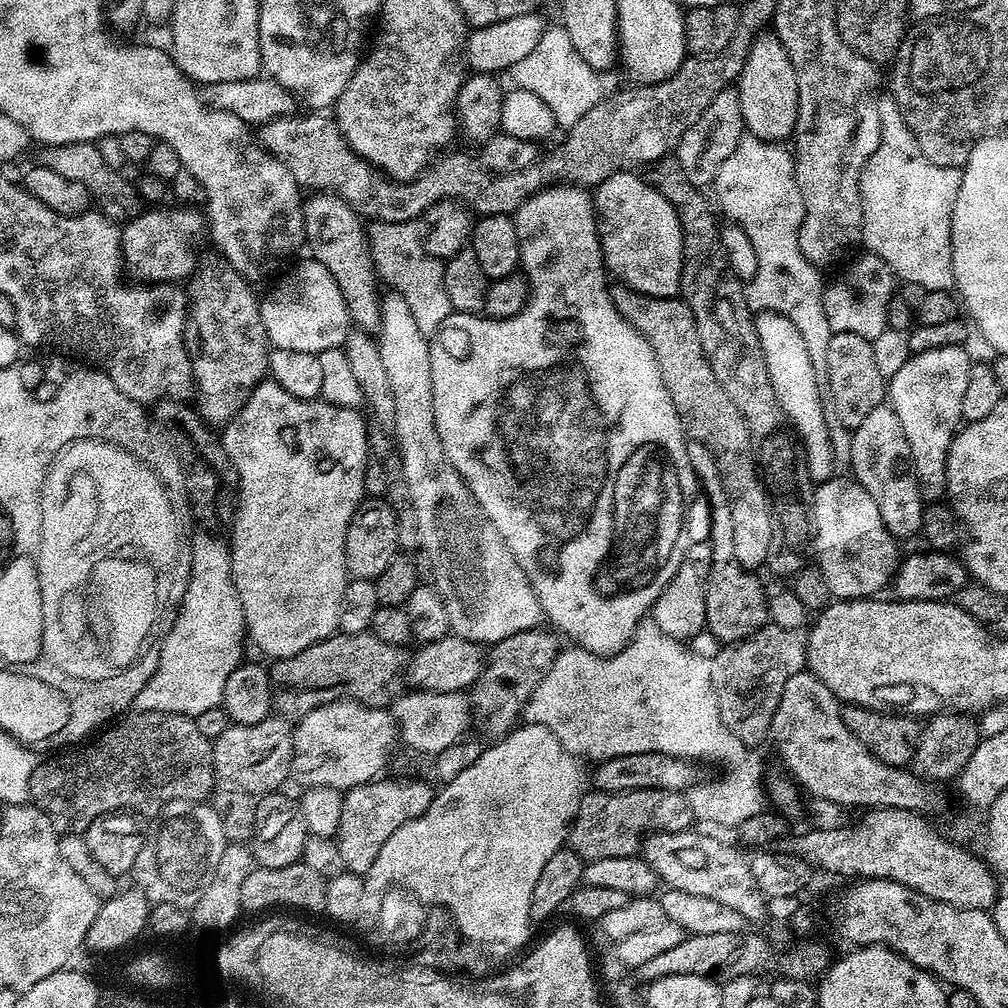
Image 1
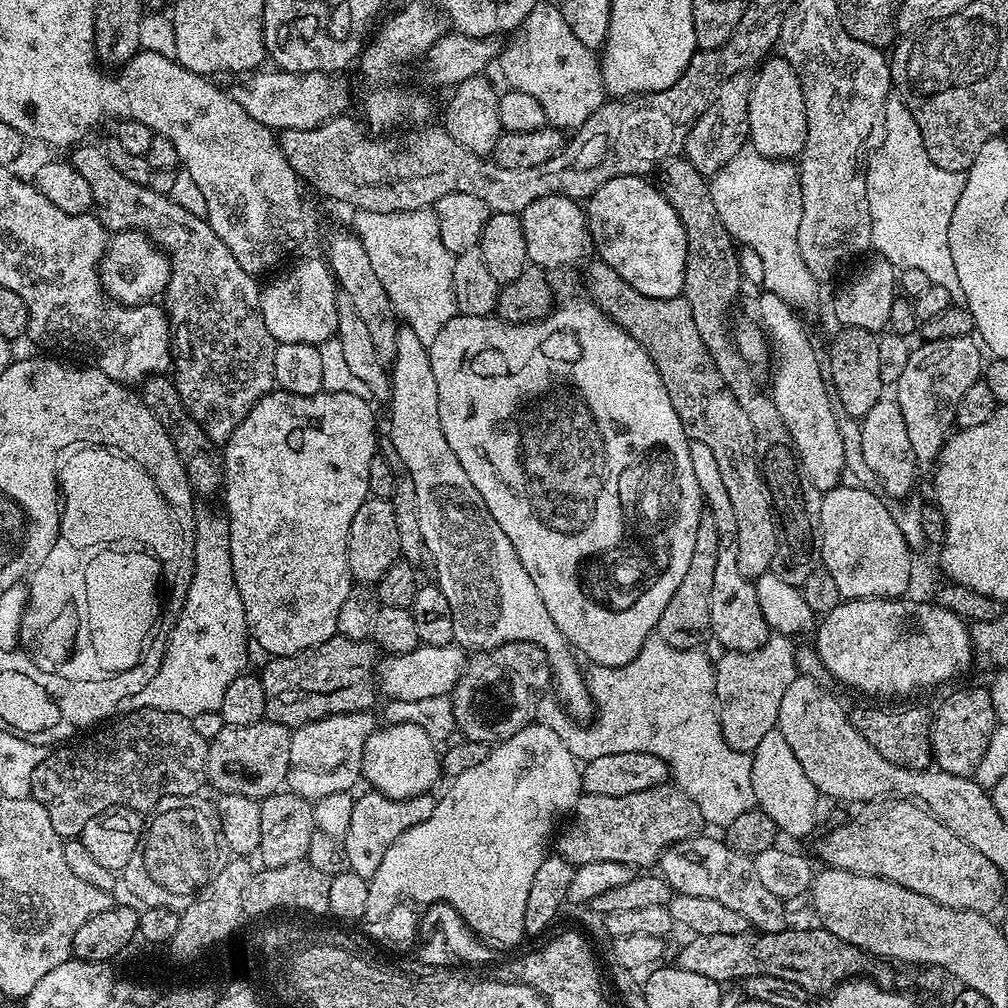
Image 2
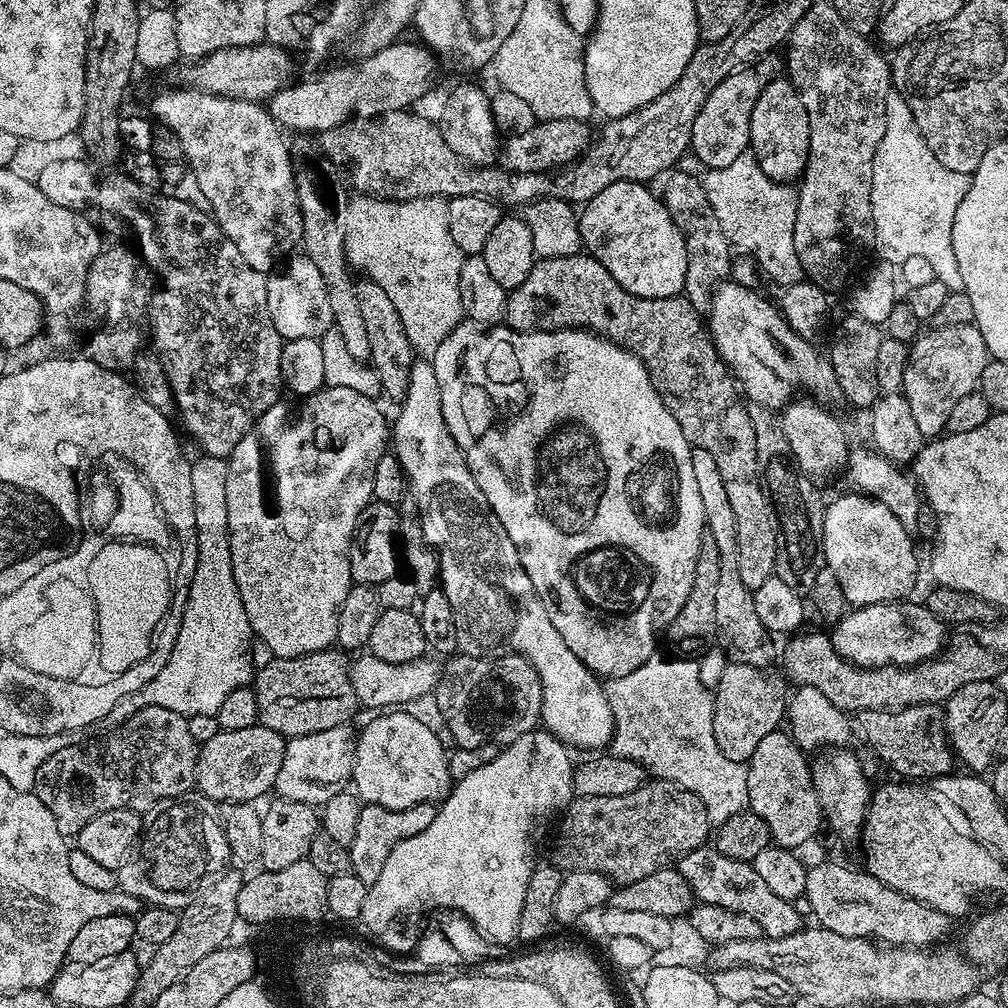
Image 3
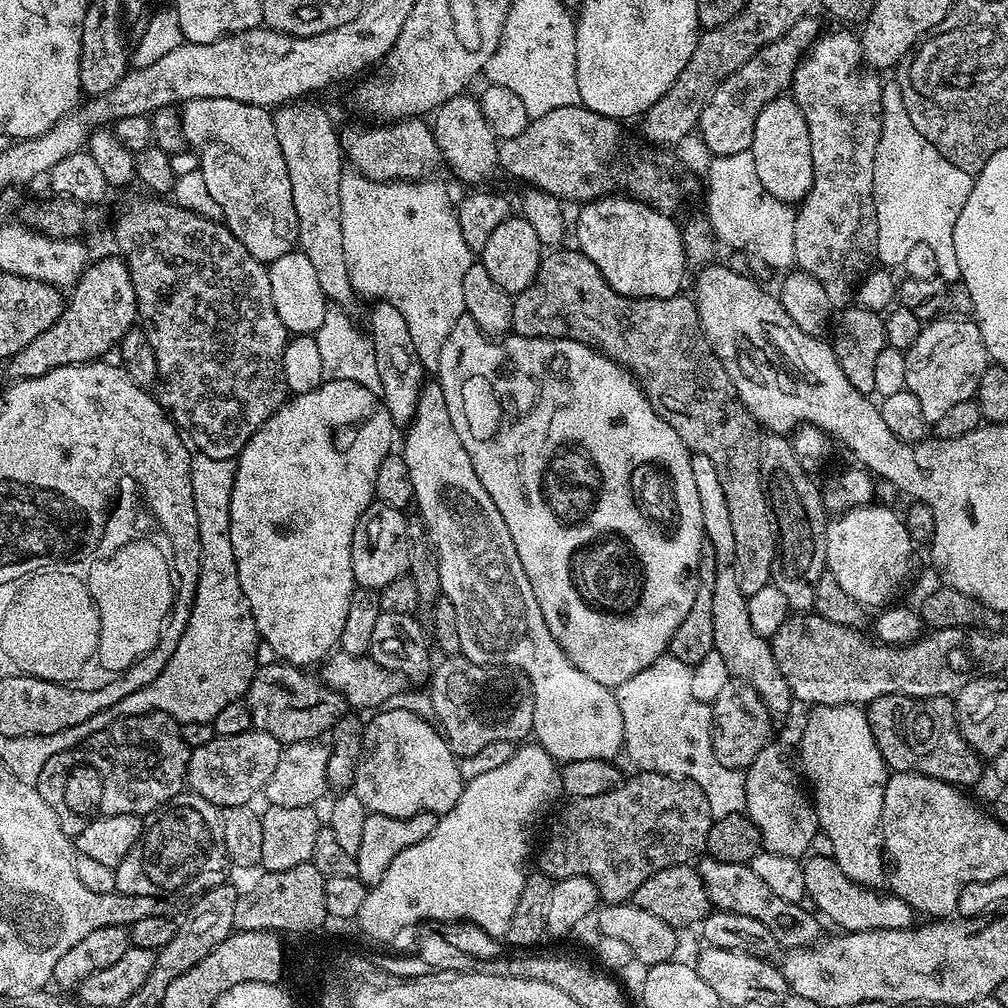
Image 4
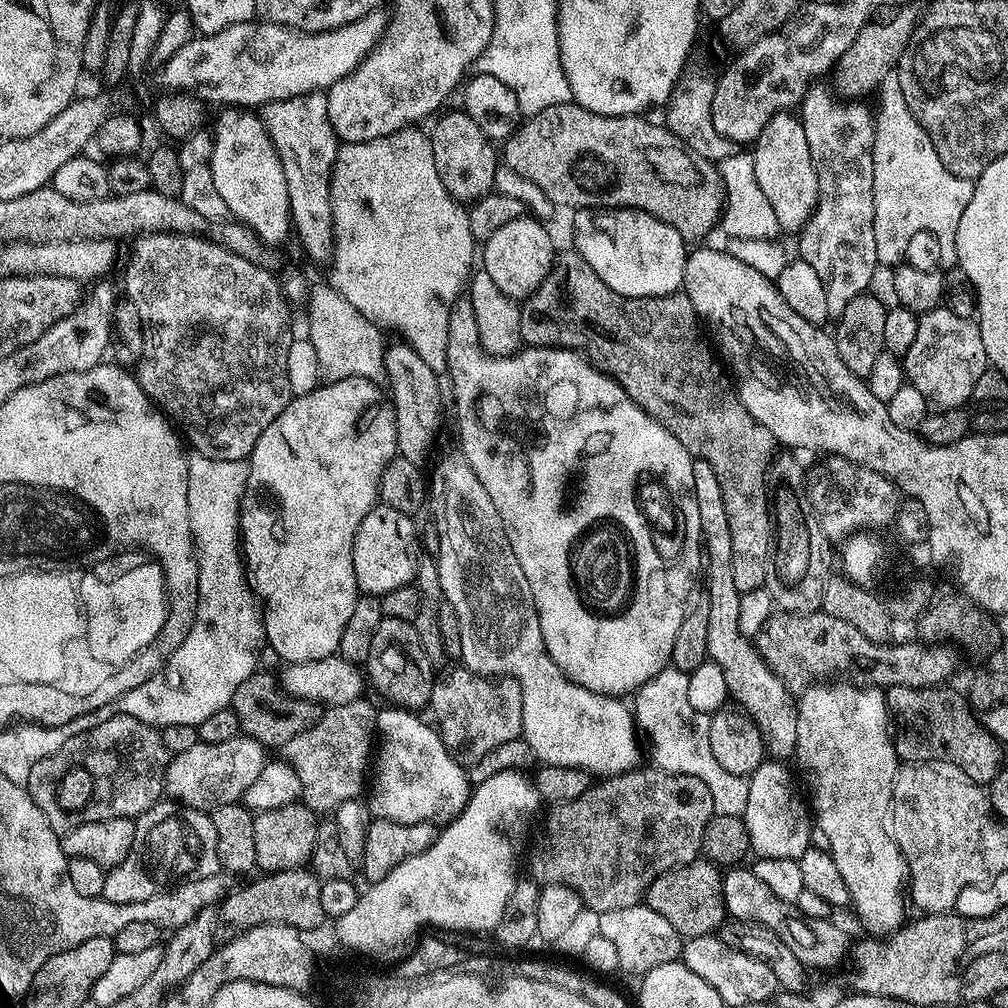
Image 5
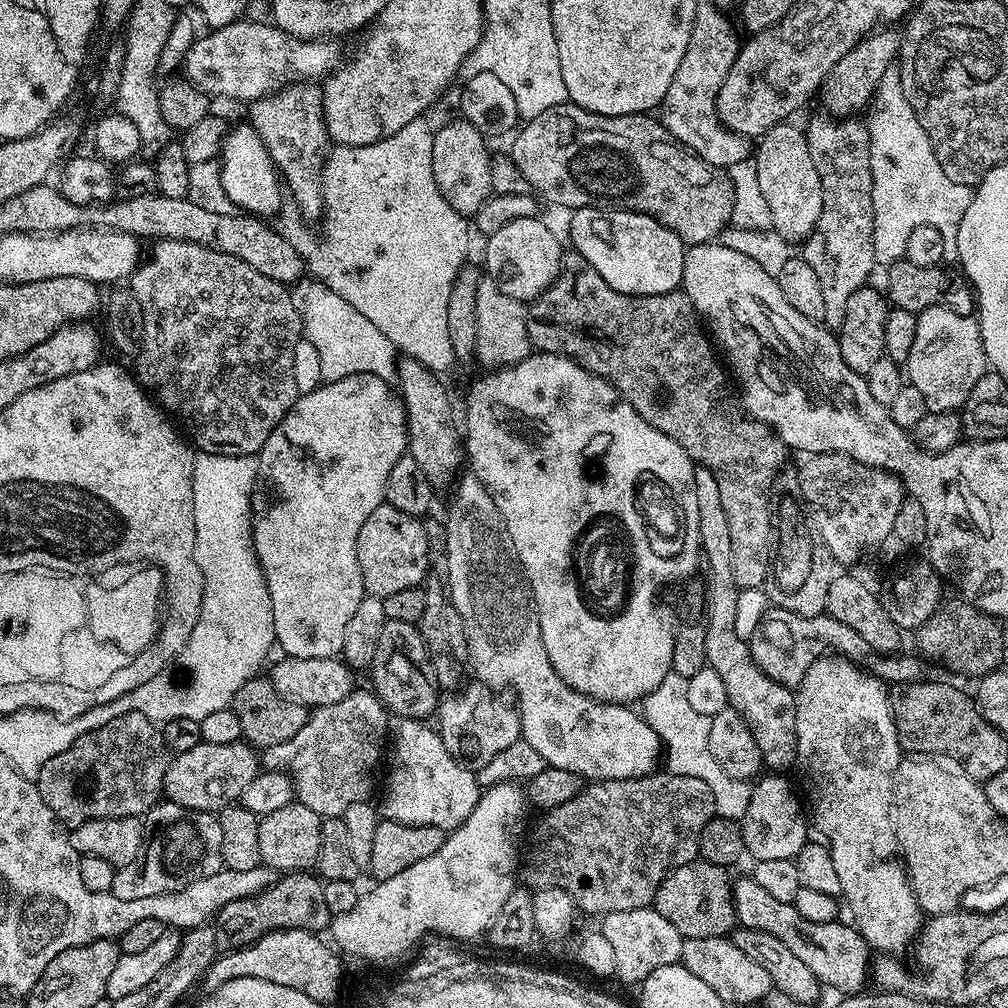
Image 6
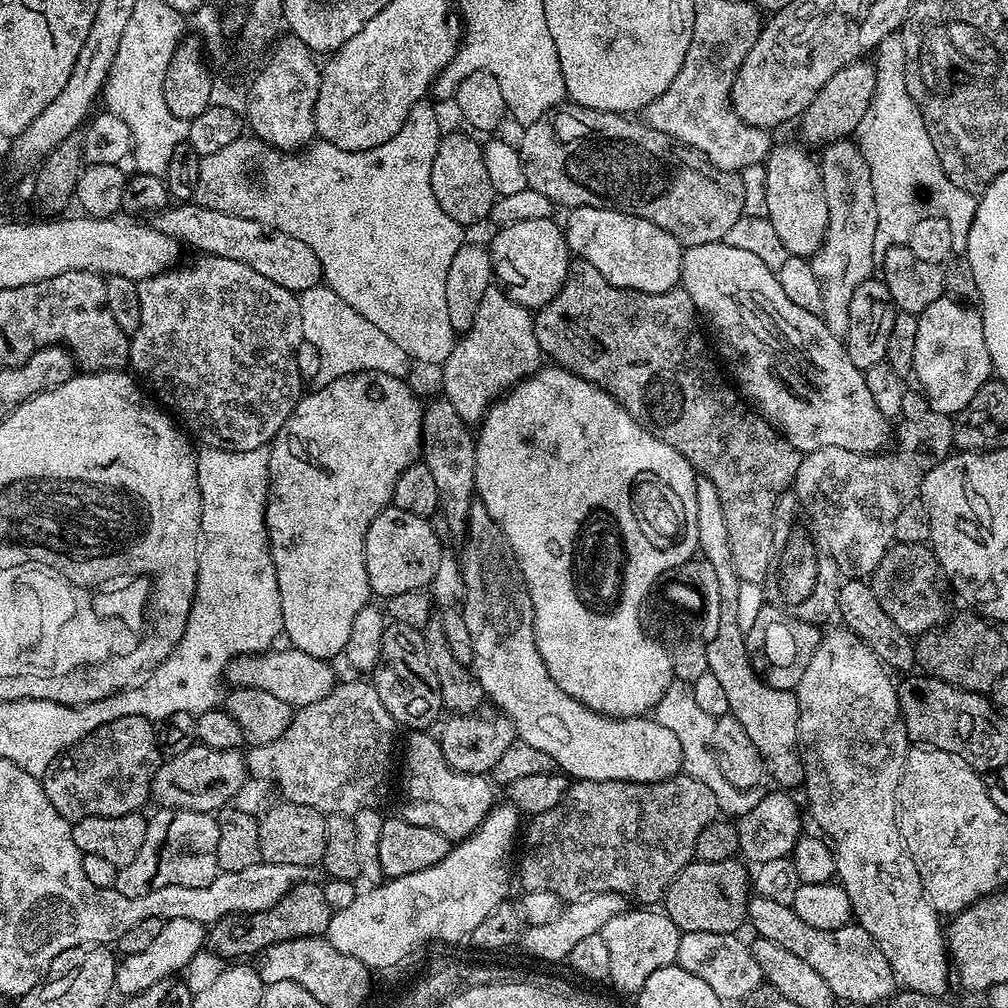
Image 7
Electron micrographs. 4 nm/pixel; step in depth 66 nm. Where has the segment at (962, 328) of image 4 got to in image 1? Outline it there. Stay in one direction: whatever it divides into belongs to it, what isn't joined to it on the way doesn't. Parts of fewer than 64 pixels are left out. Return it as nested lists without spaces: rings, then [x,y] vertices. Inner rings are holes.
[[[955,344],[938,346],[938,350],[913,352],[898,374],[891,376],[886,384],[887,403],[894,414],[898,414],[898,422],[902,422],[906,442],[910,442],[912,451],[912,469],[920,482],[922,495],[928,502],[943,501],[948,490],[948,447],[962,424],[962,397],[974,363],[966,349],[964,344]]]

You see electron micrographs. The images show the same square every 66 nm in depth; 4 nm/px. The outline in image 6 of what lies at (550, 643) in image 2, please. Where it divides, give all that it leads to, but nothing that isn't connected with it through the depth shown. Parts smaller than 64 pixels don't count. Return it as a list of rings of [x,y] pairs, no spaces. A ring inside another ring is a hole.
[[[475,474],[467,475],[468,476],[461,475],[459,479],[455,481],[454,487],[451,489],[453,492],[452,497],[448,500],[448,521],[444,524],[444,552],[448,555],[446,591],[450,597],[451,607],[462,618],[462,626],[466,634],[466,646],[468,647],[466,660],[467,663],[472,663],[472,672],[476,675],[473,677],[475,677],[479,683],[487,684],[490,688],[497,690],[513,688],[513,690],[516,691],[514,700],[520,710],[520,730],[522,738],[526,742],[530,742],[530,746],[534,746],[534,750],[538,750],[538,754],[542,754],[545,765],[561,768],[562,770],[570,770],[588,782],[649,776],[652,772],[657,771],[659,764],[656,763],[661,763],[662,760],[662,745],[658,734],[654,734],[654,730],[645,722],[643,715],[641,715],[639,711],[631,712],[633,709],[629,707],[629,705],[605,704],[602,700],[591,700],[586,694],[576,692],[570,686],[566,686],[566,682],[562,682],[562,678],[556,673],[554,666],[550,662],[550,658],[546,654],[546,646],[542,642],[540,616],[536,613],[536,602],[532,598],[532,589],[528,581],[524,578],[524,569],[520,566],[520,560],[517,558],[516,552],[512,549],[512,539],[508,537],[506,522],[502,518],[502,514],[498,514],[498,506],[494,506],[494,498],[490,498],[486,486],[482,486],[482,482],[478,482],[478,478]]]

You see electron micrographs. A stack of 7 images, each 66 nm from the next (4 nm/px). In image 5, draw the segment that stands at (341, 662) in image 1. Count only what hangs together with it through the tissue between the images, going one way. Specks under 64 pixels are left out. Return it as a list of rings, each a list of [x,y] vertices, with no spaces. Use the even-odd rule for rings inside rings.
[[[263,670],[253,672],[242,686],[238,686],[230,707],[238,714],[243,735],[253,736],[260,744],[276,750],[283,749],[298,734],[314,726],[322,715],[321,705],[292,696],[276,676]]]

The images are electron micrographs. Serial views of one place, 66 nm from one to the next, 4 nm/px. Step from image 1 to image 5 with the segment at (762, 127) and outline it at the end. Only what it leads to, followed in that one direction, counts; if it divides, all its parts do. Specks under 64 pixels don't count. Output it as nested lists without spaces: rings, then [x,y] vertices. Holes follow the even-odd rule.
[[[791,111],[775,112],[766,122],[762,134],[754,142],[754,178],[758,178],[758,186],[762,186],[762,194],[770,201],[774,214],[778,214],[778,222],[785,233],[799,233],[812,211],[816,208],[818,198],[818,178],[814,170],[814,162],[810,158],[810,145],[806,142],[806,130],[802,130],[802,122],[799,115]]]

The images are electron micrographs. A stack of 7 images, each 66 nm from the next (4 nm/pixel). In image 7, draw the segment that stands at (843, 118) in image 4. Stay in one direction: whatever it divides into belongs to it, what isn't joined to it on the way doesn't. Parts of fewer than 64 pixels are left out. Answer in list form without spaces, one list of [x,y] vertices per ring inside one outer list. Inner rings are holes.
[[[851,139],[835,140],[832,144],[823,145],[821,152],[824,153],[818,156],[818,163],[822,186],[826,190],[828,221],[822,246],[810,257],[810,261],[822,294],[819,317],[835,336],[842,338],[850,326],[850,298],[854,298],[854,290],[858,290],[862,282],[873,279],[872,267],[878,264],[878,257],[874,254],[874,234],[878,230],[878,197],[876,187],[872,185],[870,166],[866,166],[866,158]]]

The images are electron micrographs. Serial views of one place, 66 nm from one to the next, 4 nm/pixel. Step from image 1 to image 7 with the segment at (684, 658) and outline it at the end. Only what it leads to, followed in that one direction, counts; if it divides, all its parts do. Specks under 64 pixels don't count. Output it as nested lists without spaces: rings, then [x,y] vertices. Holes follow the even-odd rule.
[[[679,682],[671,684],[666,690],[666,694],[662,694],[662,698],[657,702],[654,709],[654,718],[662,726],[666,726],[666,730],[671,730],[678,738],[678,742],[682,746],[683,775],[694,778],[698,782],[706,782],[706,786],[710,786],[710,794],[714,794],[717,809],[725,817],[739,818],[757,811],[758,804],[756,804],[755,796],[757,793],[730,786],[730,782],[726,782],[725,776],[722,775],[722,770],[718,770],[718,758],[712,749],[716,718],[706,714],[697,705],[691,684]]]

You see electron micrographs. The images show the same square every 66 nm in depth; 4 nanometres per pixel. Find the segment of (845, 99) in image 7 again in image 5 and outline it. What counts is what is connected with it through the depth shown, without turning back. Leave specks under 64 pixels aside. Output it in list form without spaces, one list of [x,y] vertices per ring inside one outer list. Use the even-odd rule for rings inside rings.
[[[904,8],[893,20],[873,18],[858,30],[858,38],[842,54],[834,66],[836,80],[840,83],[839,91],[848,98],[862,98],[866,92],[875,93],[879,89],[882,78],[899,65],[902,54],[908,48],[908,41],[912,38],[912,29],[918,23],[910,9]]]

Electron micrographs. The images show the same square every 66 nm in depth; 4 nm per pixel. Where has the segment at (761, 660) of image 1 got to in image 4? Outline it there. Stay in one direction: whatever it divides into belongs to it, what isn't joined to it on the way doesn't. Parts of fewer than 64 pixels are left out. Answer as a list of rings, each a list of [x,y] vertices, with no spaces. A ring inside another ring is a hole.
[[[729,682],[710,707],[712,709],[712,745],[718,762],[722,762],[722,766],[733,770],[746,770],[773,739],[774,717],[768,713],[768,707],[762,702],[760,695],[743,682]]]

